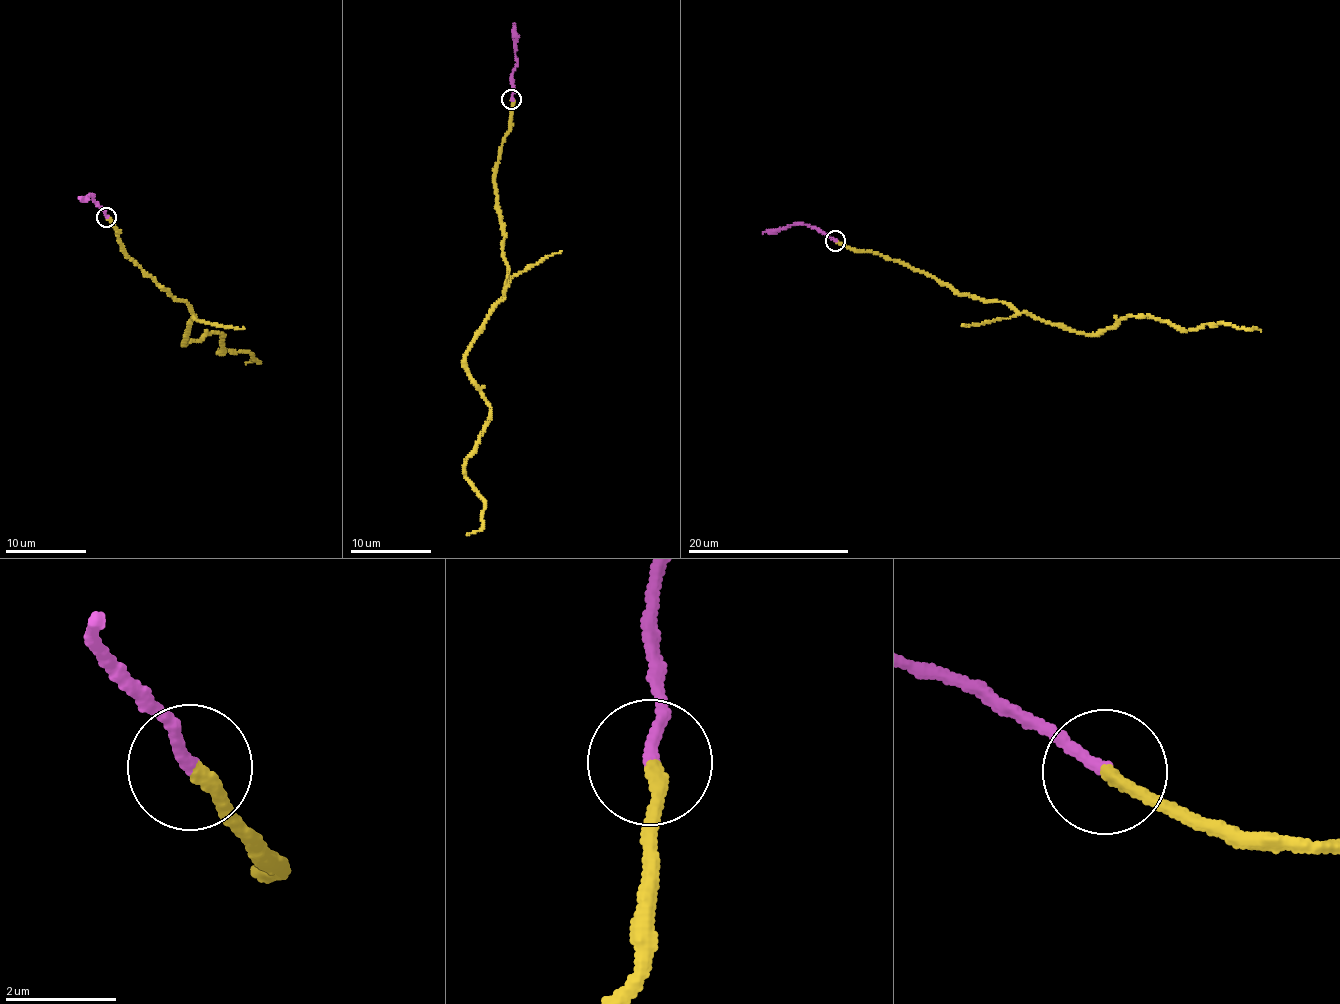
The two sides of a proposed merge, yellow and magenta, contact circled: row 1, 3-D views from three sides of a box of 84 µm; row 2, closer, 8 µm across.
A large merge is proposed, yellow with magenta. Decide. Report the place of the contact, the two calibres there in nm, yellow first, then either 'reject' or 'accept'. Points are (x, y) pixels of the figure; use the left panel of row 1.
(106, 217) | 220/200 nm | reject

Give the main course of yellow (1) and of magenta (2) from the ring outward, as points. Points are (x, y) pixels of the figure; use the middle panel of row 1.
1: (511, 98), (495, 182), (507, 278), (466, 356), (489, 407), (466, 461), (482, 526), (466, 535)
2: (511, 98), (515, 68), (514, 23)

